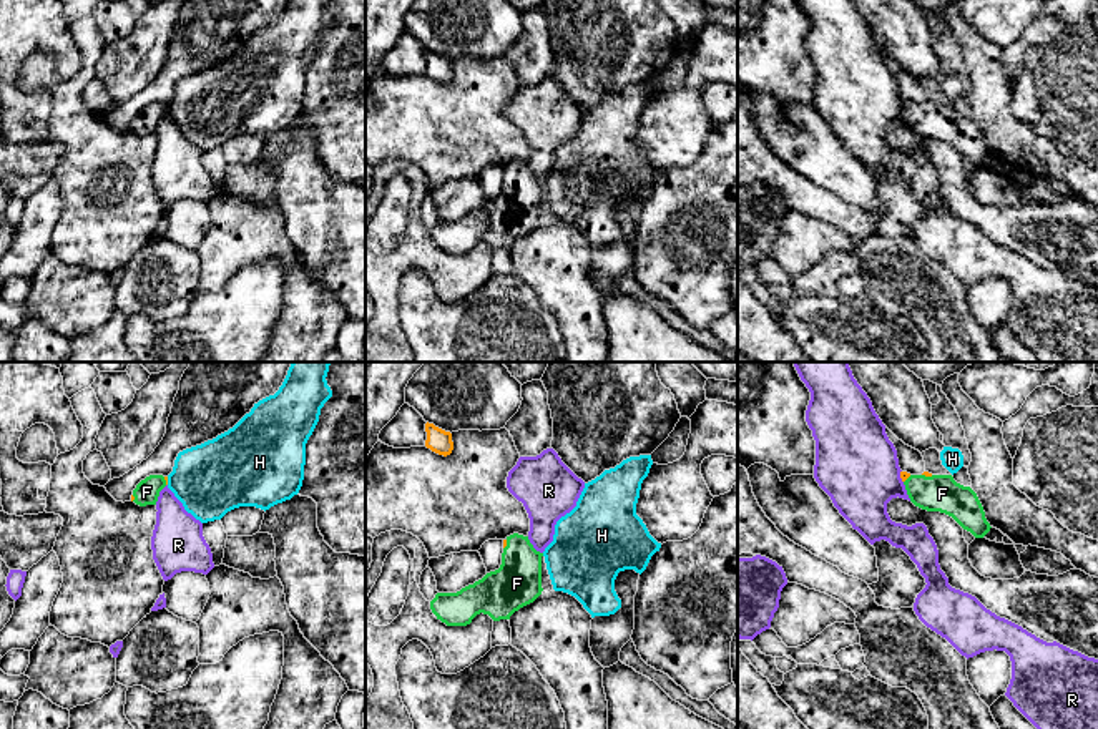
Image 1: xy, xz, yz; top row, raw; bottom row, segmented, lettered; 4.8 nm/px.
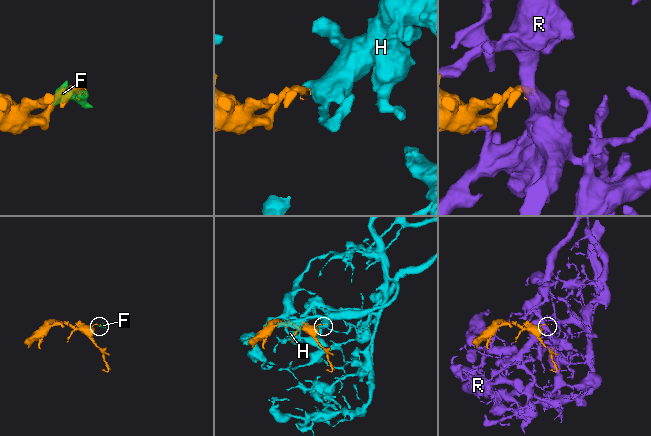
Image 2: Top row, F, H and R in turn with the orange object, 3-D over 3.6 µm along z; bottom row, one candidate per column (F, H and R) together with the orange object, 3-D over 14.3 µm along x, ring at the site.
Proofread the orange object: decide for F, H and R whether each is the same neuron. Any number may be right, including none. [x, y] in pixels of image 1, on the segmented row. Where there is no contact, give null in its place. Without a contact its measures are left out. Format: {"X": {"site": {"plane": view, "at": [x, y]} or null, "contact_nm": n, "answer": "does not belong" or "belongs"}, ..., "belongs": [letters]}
{"F": {"site": {"plane": "yz", "at": [927, 475]}, "contact_nm": 60, "answer": "belongs"}, "H": {"site": {"plane": "xy", "at": [166, 480]}, "contact_nm": 40, "answer": "does not belong"}, "R": {"site": {"plane": "yz", "at": [901, 477]}, "contact_nm": 60, "answer": "does not belong"}, "belongs": ["F"]}

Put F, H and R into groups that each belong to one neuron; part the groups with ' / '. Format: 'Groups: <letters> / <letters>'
Groups: F / H / R

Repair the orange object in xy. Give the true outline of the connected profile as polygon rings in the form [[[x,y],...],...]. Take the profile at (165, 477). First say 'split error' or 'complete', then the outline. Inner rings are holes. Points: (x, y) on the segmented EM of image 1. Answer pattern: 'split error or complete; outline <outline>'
split error; outline [[[150,475],[133,490],[131,501],[140,506],[156,505],[159,492],[168,485],[168,477]]]

